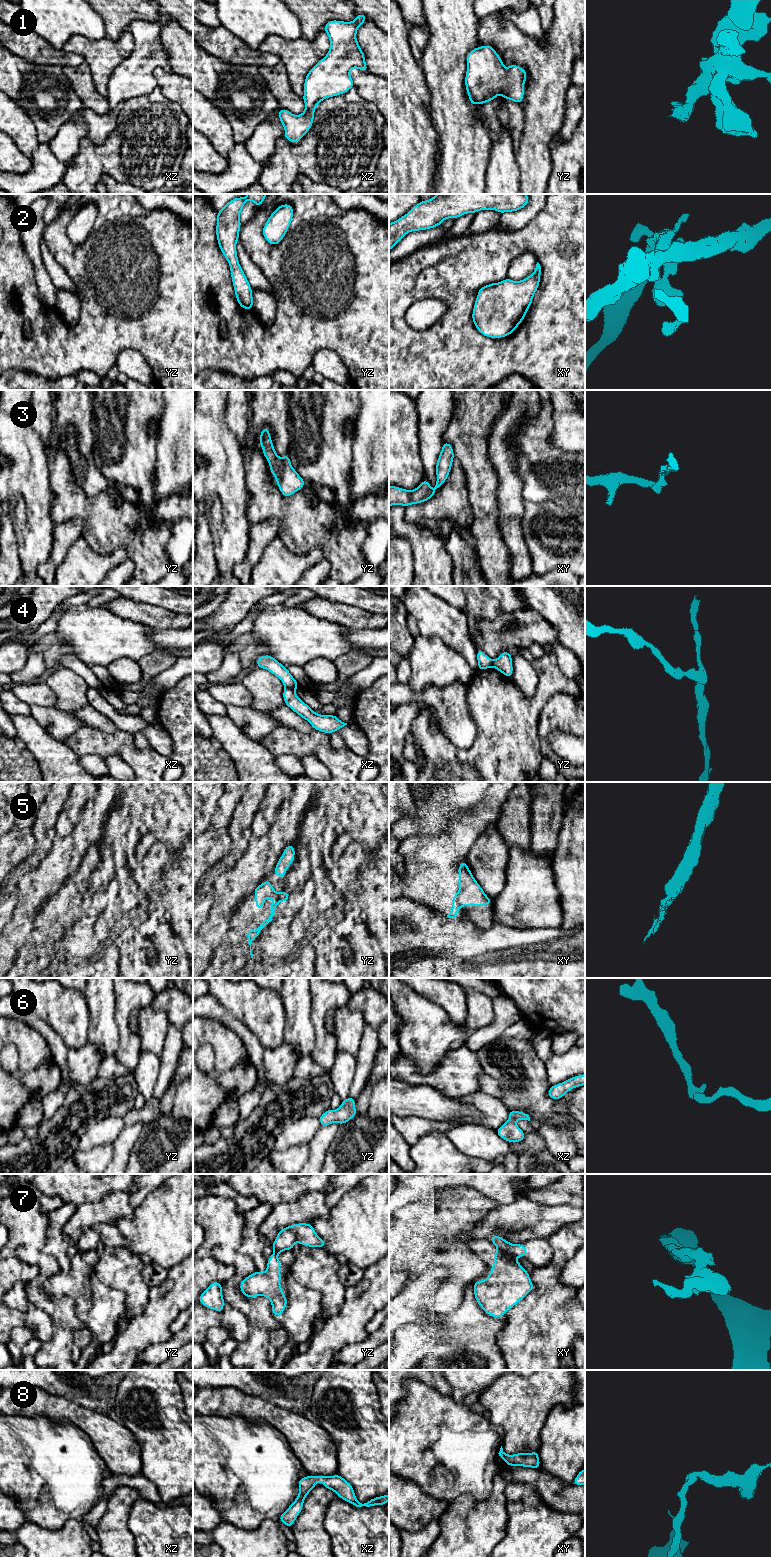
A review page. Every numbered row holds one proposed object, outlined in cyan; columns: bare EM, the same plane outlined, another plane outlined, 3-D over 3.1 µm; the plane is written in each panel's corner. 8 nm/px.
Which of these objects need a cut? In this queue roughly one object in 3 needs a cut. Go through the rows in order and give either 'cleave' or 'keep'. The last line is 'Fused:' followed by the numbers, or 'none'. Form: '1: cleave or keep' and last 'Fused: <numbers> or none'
1: keep
2: keep
3: keep
4: cleave
5: keep
6: keep
7: cleave
8: keep
Fused: 4, 7

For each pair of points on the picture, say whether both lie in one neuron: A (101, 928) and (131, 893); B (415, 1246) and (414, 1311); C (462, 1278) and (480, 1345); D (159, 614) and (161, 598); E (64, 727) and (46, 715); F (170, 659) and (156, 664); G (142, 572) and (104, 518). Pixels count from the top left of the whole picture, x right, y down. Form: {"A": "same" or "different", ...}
{"A": "same", "B": "different", "C": "different", "D": "different", "E": "same", "F": "same", "G": "same"}

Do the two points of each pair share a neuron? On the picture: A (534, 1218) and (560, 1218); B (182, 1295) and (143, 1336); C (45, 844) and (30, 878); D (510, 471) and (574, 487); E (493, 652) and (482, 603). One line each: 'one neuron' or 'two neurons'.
A: one neuron
B: one neuron
C: two neurons
D: two neurons
E: two neurons

